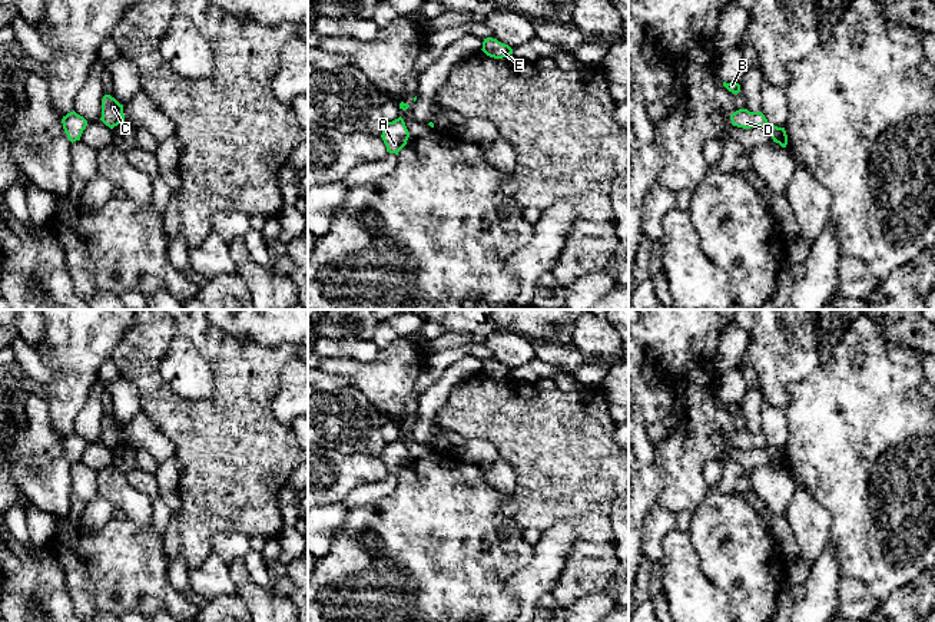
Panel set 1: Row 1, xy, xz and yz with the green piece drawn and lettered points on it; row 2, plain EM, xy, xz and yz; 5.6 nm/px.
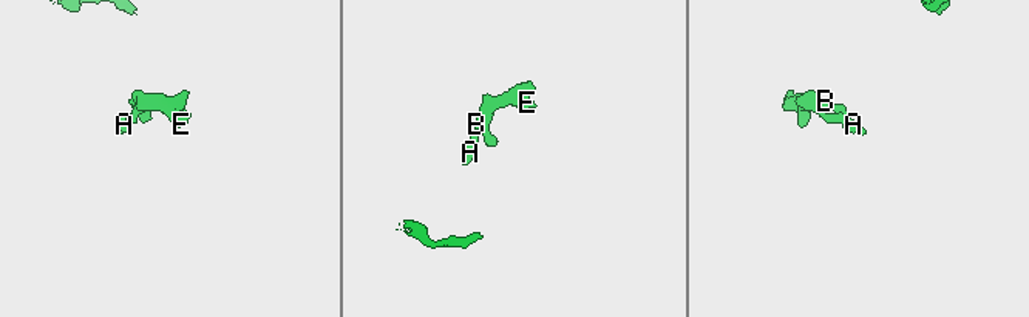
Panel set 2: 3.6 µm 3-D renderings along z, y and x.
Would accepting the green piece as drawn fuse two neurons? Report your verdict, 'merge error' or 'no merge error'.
no merge error

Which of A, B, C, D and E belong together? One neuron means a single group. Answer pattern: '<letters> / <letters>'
A B C D E

